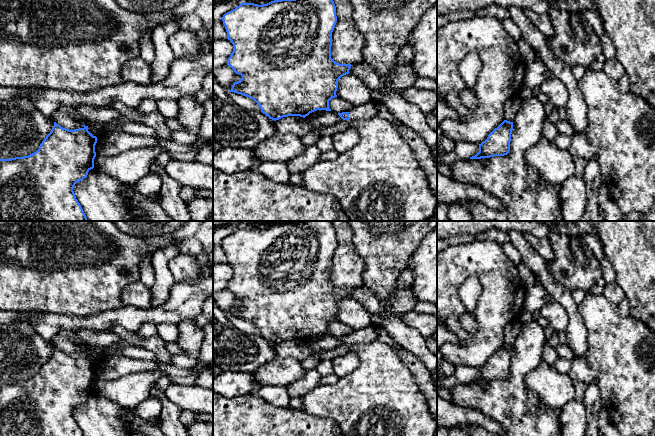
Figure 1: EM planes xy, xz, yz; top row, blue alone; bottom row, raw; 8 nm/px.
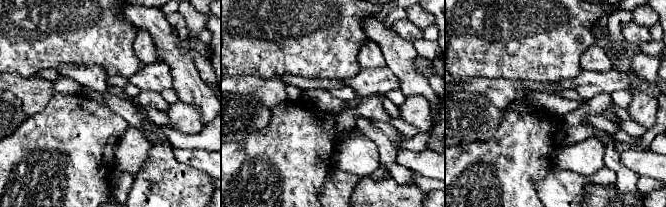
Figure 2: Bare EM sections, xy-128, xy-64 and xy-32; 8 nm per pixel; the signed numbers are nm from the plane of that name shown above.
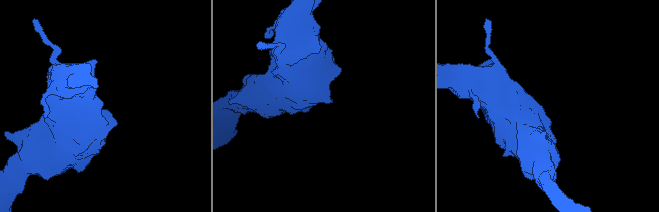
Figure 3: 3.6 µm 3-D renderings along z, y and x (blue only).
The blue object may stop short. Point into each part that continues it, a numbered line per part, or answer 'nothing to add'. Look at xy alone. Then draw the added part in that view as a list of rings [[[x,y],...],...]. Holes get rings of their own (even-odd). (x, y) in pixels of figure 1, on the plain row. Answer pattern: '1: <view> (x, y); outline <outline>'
nothing to add

